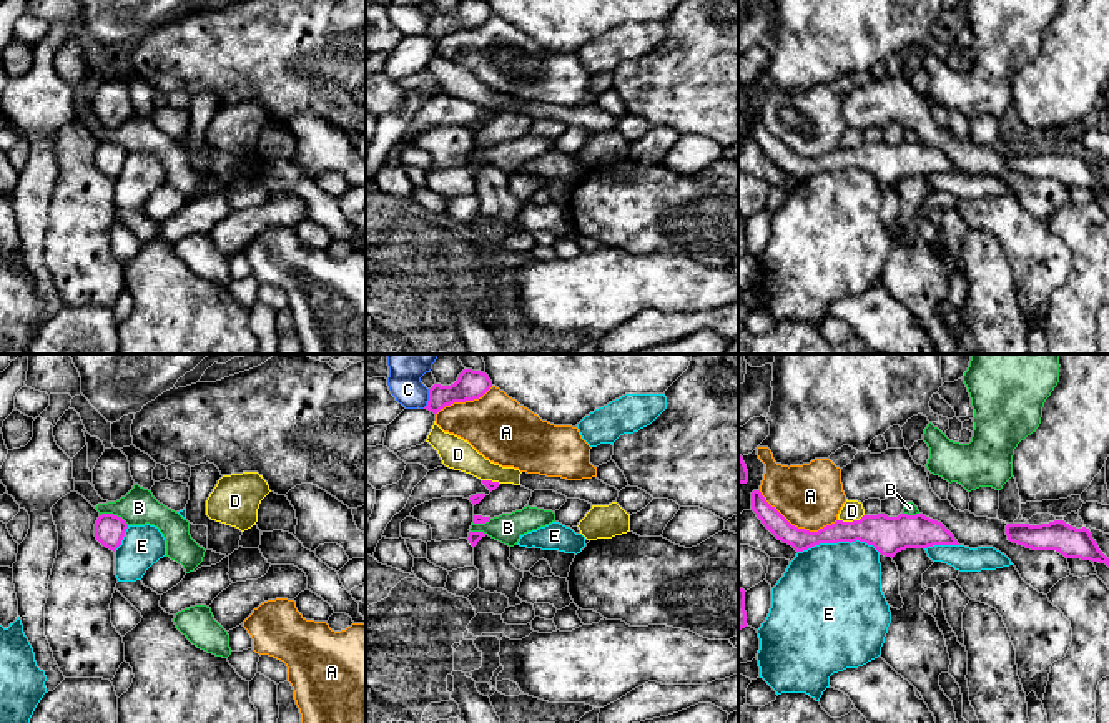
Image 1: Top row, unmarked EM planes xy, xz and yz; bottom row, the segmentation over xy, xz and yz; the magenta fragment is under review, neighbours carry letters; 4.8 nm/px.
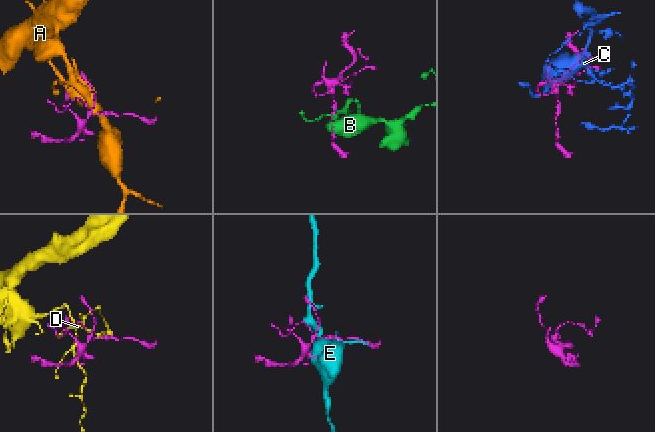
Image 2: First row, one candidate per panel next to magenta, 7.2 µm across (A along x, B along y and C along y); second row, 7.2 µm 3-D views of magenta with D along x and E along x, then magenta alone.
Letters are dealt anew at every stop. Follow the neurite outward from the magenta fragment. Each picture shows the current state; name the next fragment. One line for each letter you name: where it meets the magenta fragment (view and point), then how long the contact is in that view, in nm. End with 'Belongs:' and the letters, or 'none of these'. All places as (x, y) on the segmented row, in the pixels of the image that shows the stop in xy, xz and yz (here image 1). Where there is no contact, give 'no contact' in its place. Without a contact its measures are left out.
Belongs: none of these

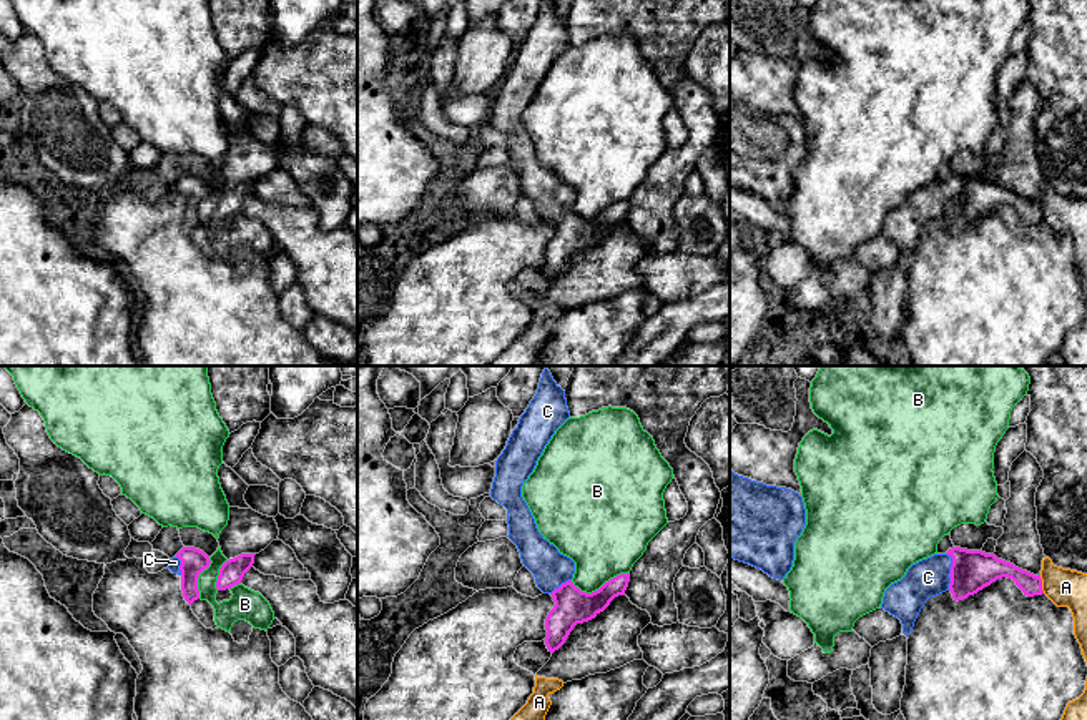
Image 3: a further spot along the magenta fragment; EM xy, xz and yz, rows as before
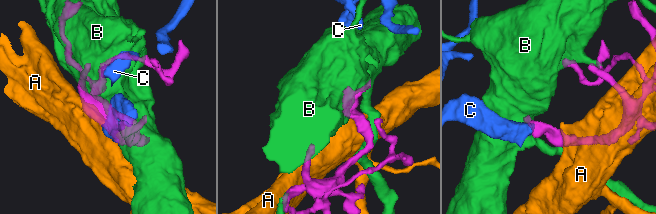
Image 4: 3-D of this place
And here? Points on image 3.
C: meets magenta in yz at (951, 571); contact 180 nm long
Belongs: C

